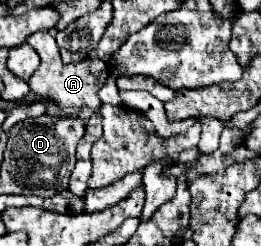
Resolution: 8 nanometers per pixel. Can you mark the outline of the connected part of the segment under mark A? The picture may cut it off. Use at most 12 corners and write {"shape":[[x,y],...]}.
{"shape":[[51,32],[27,44],[41,64],[29,78],[39,98],[65,112],[99,110],[109,68],[97,60],[65,64]]}

